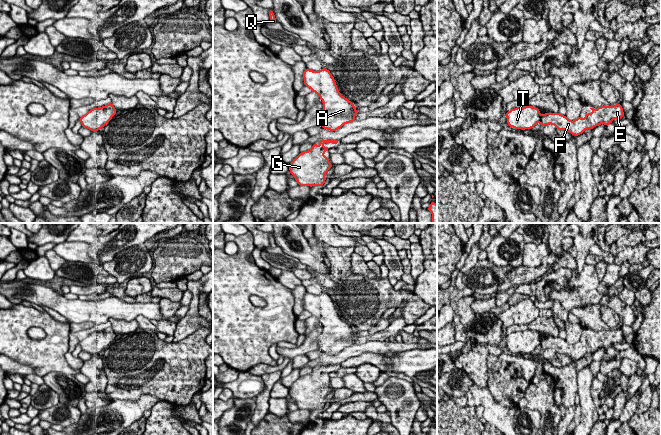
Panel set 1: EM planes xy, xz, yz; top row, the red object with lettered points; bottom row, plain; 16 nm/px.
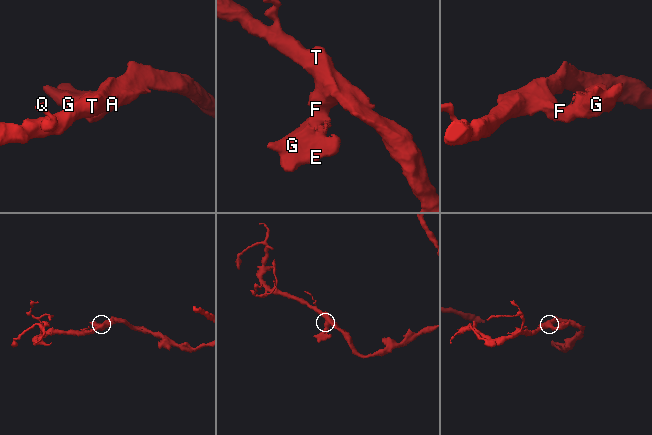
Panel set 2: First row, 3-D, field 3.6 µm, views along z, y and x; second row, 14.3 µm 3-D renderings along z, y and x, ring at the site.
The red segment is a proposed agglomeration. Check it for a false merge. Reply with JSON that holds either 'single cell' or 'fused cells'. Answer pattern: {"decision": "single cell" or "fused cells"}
{"decision": "single cell"}

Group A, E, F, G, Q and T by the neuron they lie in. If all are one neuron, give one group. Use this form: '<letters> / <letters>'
A E F G Q T

